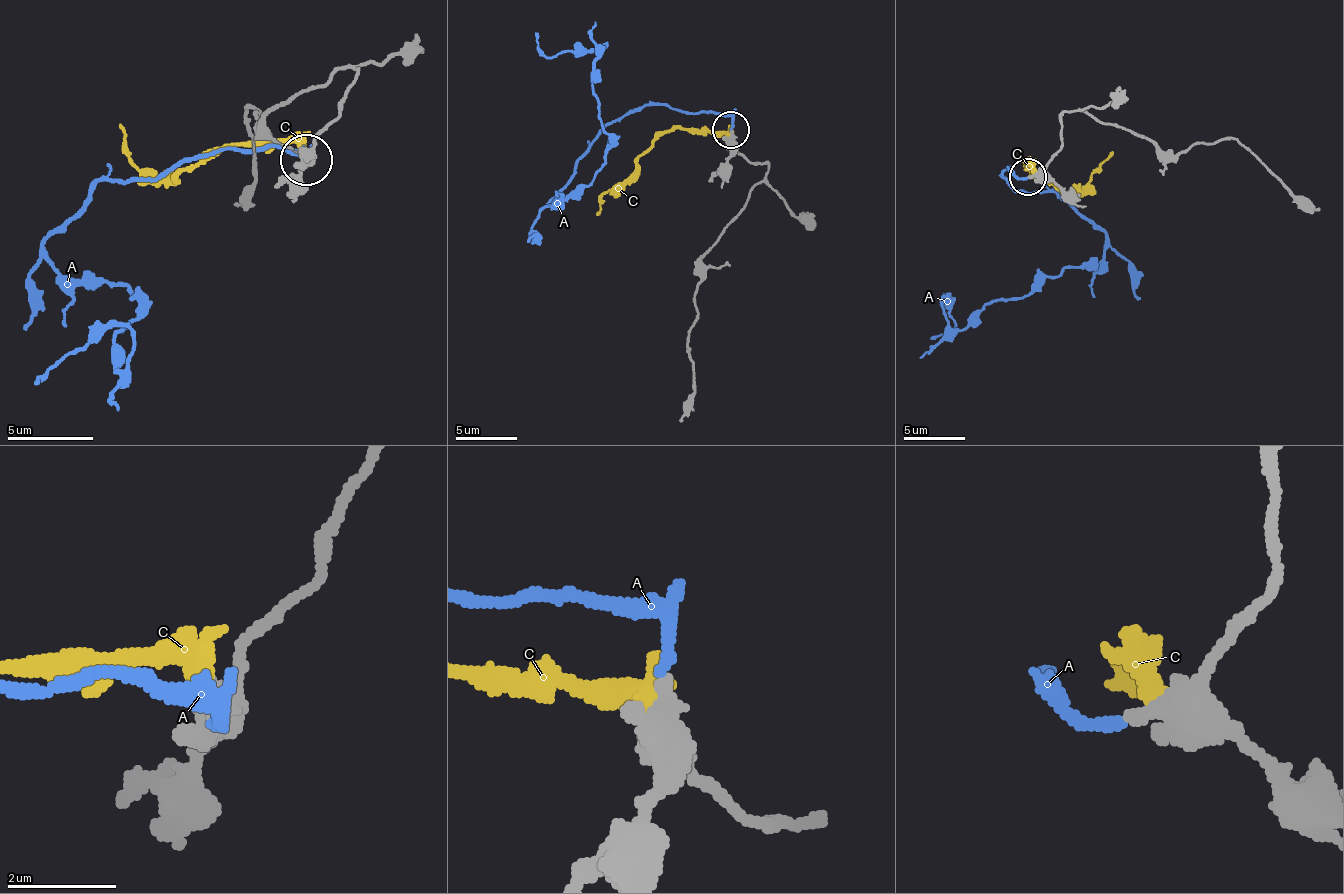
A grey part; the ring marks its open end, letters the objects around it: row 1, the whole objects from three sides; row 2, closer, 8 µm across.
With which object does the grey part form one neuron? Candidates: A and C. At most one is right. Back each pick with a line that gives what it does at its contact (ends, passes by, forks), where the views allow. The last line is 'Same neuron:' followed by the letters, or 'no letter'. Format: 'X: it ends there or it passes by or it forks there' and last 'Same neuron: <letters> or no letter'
A: it ends there
Same neuron: A

